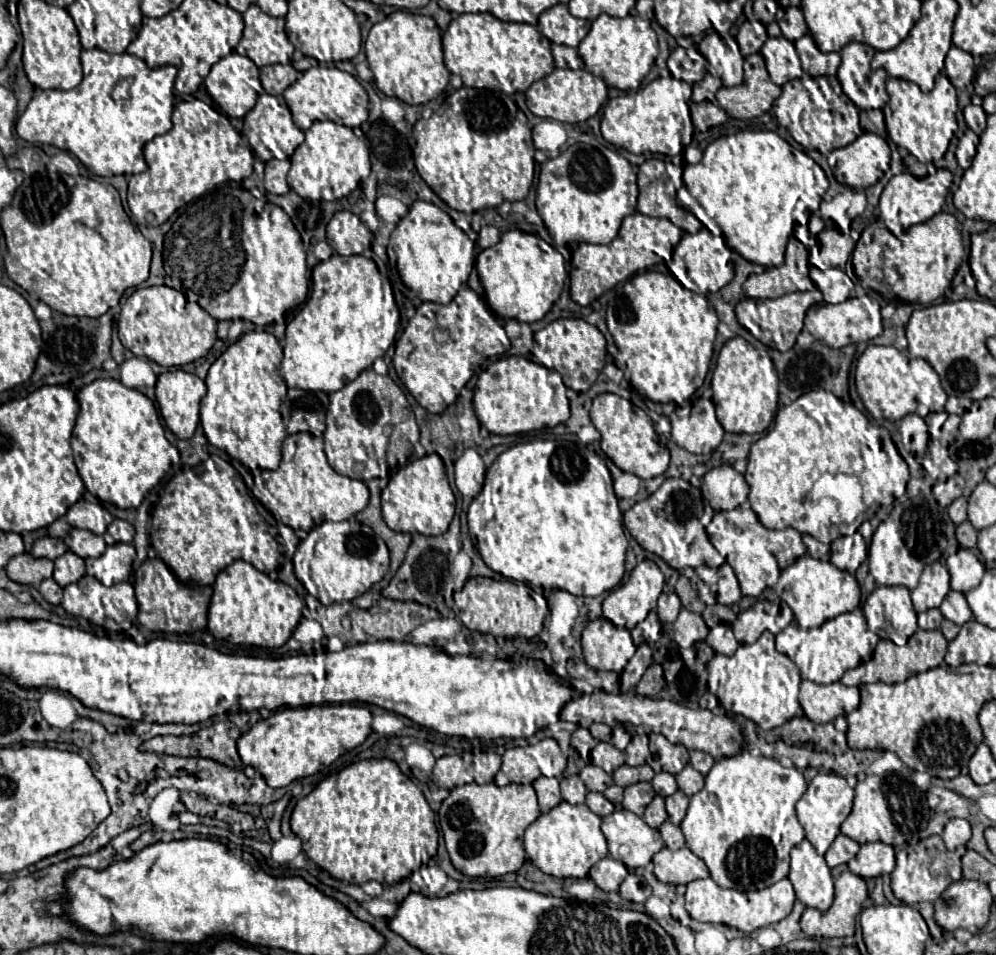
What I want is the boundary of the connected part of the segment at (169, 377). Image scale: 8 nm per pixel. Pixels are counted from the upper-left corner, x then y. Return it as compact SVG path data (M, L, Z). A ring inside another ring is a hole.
M181 369L159 375L155 398L165 427L179 439L191 439L199 425L199 401L205 395L205 383Z

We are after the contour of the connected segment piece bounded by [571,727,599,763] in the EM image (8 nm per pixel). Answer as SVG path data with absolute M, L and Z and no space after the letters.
M579 727L571 736L571 745L577 749L577 753L579 753L585 763L589 763L591 750L597 743L599 741L593 739L591 733L587 729L583 729L583 727Z

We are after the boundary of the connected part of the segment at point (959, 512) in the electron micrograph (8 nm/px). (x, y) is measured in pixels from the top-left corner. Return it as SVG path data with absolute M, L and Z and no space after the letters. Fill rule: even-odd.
M965 497L955 499L955 501L947 507L947 511L949 511L949 517L951 517L951 521L953 521L955 525L963 523L963 521L967 519L967 499L965 499Z

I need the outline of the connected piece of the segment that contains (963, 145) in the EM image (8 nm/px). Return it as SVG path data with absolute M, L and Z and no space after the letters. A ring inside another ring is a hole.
M967 129L965 135L961 137L959 145L957 145L957 151L955 151L961 169L969 169L969 165L971 165L971 161L973 161L973 157L975 157L977 143L979 143L979 137L977 137L971 129Z

